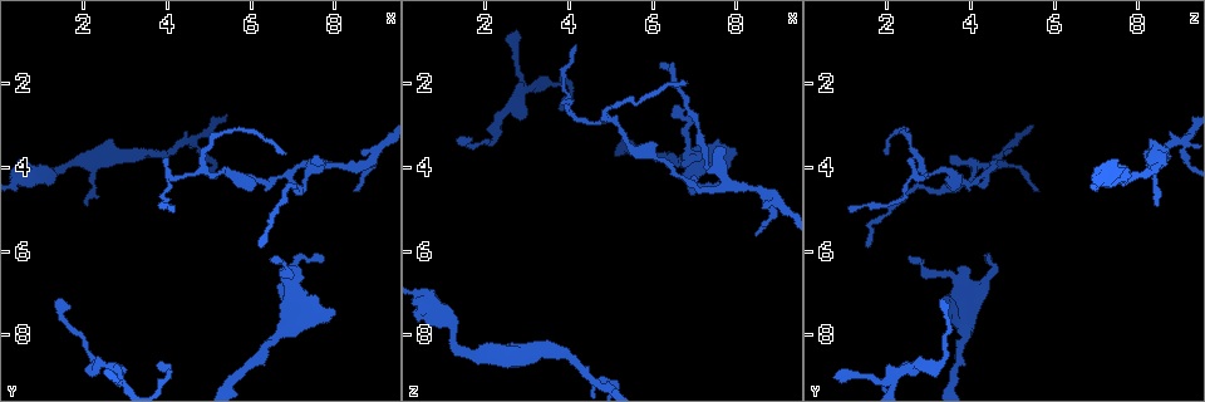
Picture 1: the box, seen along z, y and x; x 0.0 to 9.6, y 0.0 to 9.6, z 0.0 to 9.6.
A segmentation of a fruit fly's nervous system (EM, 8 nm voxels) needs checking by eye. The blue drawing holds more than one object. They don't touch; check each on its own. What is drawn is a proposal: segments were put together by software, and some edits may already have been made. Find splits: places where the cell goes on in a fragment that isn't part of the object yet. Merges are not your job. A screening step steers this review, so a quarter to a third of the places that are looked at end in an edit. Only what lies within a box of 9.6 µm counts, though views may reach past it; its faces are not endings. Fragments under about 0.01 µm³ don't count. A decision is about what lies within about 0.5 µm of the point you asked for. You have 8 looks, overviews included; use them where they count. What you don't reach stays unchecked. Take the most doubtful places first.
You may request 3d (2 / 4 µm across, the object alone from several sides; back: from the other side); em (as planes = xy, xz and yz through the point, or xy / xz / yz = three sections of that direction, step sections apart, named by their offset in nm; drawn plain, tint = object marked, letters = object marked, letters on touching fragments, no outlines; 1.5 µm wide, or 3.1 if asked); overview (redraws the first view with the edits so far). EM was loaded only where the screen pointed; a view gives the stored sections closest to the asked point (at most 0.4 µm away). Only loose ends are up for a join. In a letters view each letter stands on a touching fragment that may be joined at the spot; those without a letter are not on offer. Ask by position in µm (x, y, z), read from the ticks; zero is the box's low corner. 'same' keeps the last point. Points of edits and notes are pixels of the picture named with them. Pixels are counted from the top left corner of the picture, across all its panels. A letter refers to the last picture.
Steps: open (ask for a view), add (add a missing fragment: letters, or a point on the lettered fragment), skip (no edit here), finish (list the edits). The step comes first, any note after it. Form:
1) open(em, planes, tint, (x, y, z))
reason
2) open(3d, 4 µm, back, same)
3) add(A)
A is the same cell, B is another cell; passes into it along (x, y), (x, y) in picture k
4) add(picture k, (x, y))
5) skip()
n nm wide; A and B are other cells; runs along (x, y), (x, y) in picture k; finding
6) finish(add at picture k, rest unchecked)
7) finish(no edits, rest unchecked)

open(3d, 4 µm, back, (6.70, 6.10, 2.45))
an open end

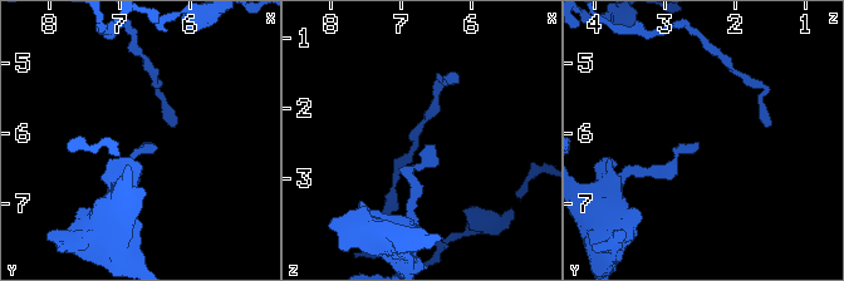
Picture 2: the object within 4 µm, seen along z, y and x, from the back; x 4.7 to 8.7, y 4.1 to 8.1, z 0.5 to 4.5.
open(em, planes, tint, (6.65, 6.15, 2.55))
shape alone is not enough

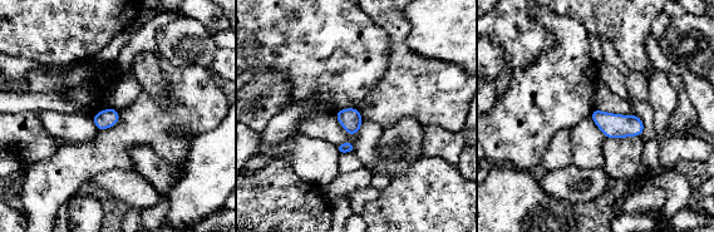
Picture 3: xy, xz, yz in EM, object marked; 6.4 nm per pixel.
open(em, planes, letters, same)
what lies round it

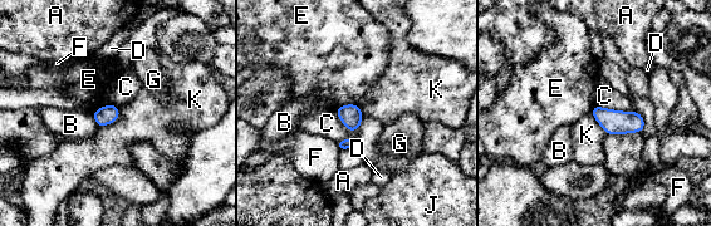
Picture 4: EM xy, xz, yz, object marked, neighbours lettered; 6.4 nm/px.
skip()
120 nm wide; A, B, C, D, E, F, G, J and K are other cells; border along (118, 108), (118, 117), (99, 127) in picture 4; no lettered fragment goes on from it

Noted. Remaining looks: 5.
open(3d, 4 µm, (1.35, 7.30, 3.30))
tapers out

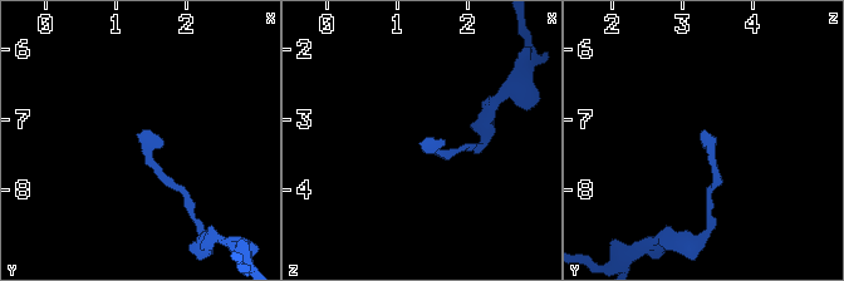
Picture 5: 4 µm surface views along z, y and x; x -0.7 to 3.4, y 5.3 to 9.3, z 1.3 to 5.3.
open(em, xy, step 8, tint, (1.30, 7.20, 3.30))
shape alone is not enough

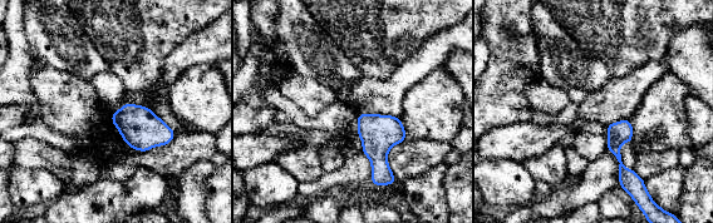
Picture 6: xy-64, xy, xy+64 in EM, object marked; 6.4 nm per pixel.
open(em, planes, letters, same)

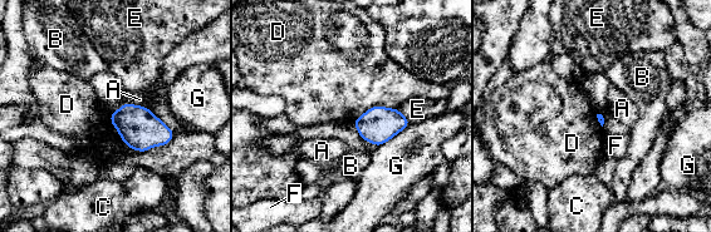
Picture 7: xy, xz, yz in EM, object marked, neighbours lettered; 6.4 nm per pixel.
skip()
D touches over 300 nm; A, B, C, D, E, F and G are other cells; border along (396, 108), (371, 107), (353, 122) in picture 7; no lettered fragment goes on from it

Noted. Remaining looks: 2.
open(3d, 2 µm, (2.80, 9.05, 0.75))
branch stops here

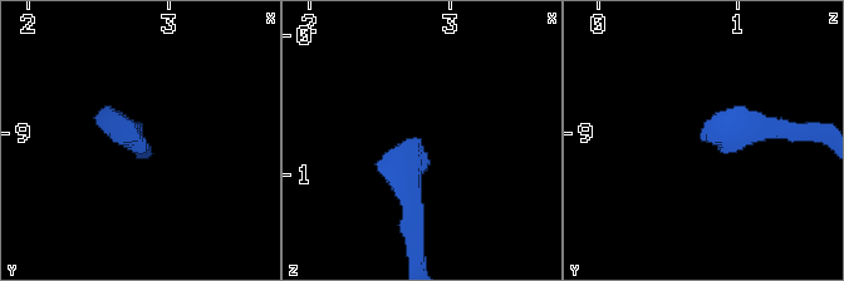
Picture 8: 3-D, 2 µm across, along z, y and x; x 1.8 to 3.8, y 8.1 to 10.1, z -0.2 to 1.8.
open(em, planes, letters, (2.76, 9.06, 0.74))

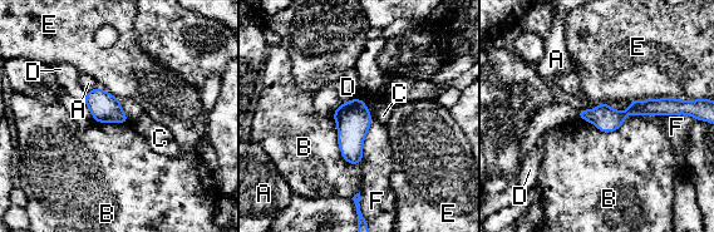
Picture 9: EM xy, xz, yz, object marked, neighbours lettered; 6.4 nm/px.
skip()
150 nm wide; A, B, C, D, E and F are other cells; border along (331, 117), (340, 154), (359, 164) in picture 9; no lettered fragment goes on from it

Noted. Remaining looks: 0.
finish(no edits, rest unchecked)

